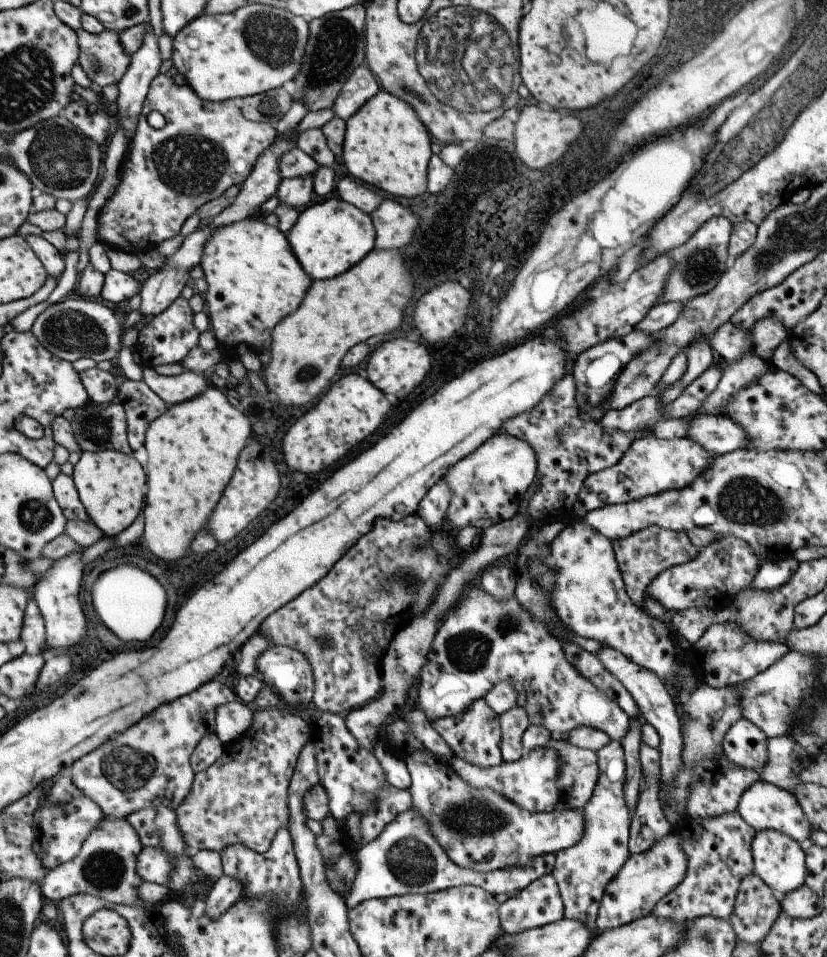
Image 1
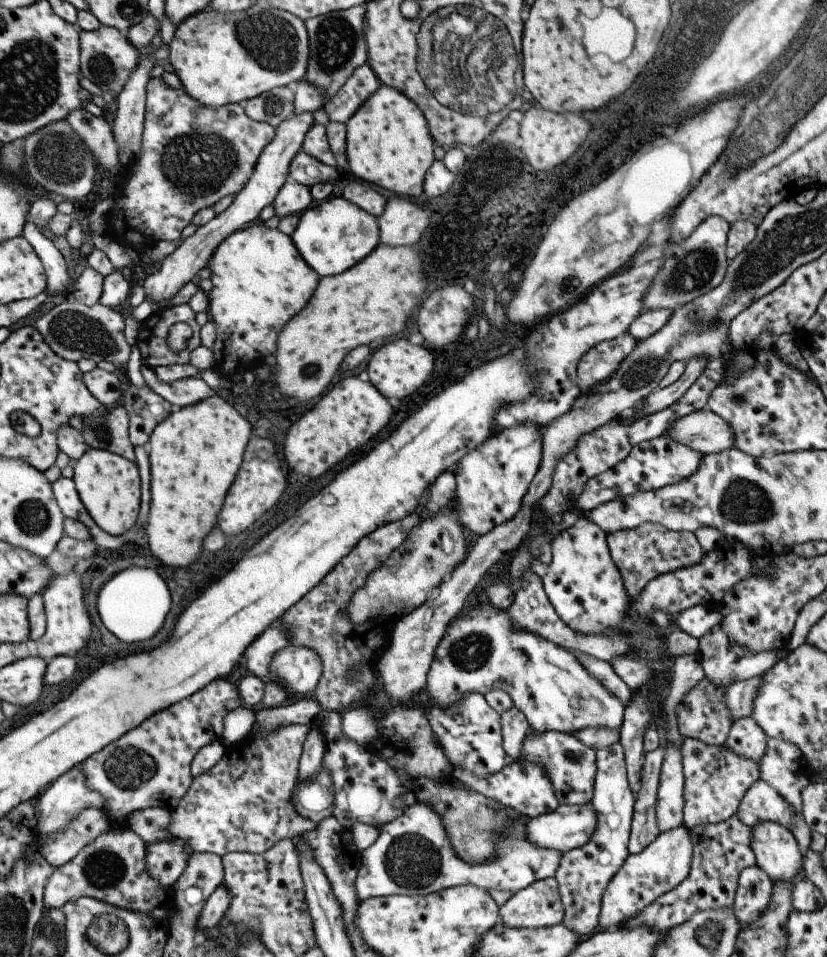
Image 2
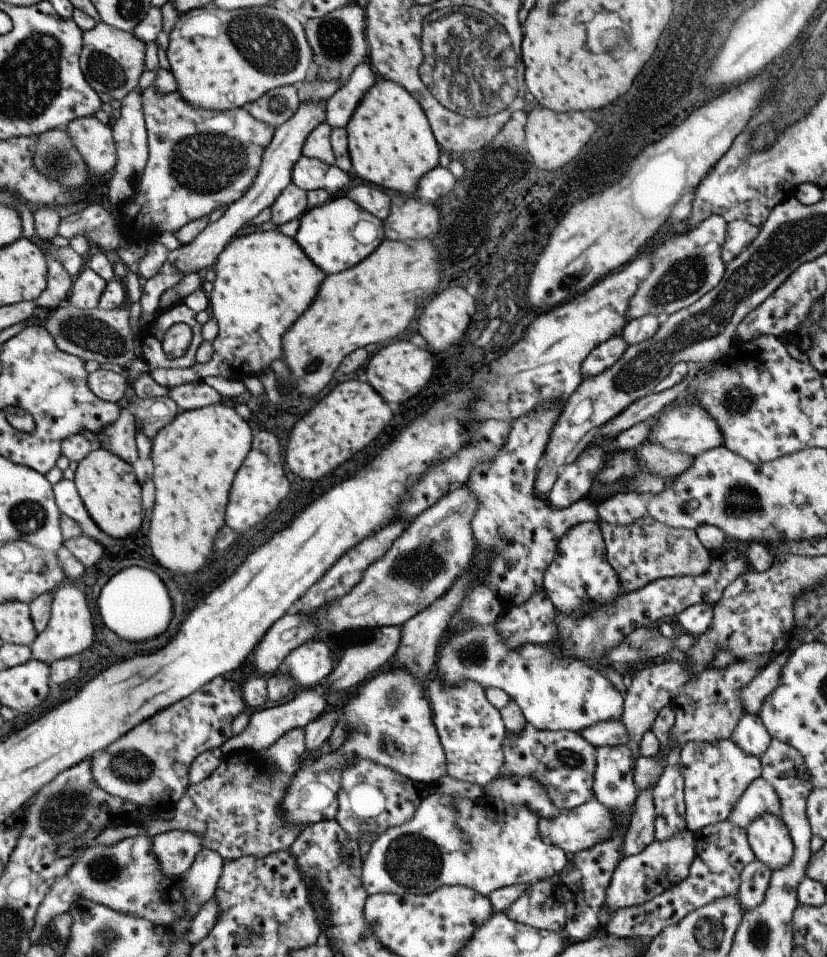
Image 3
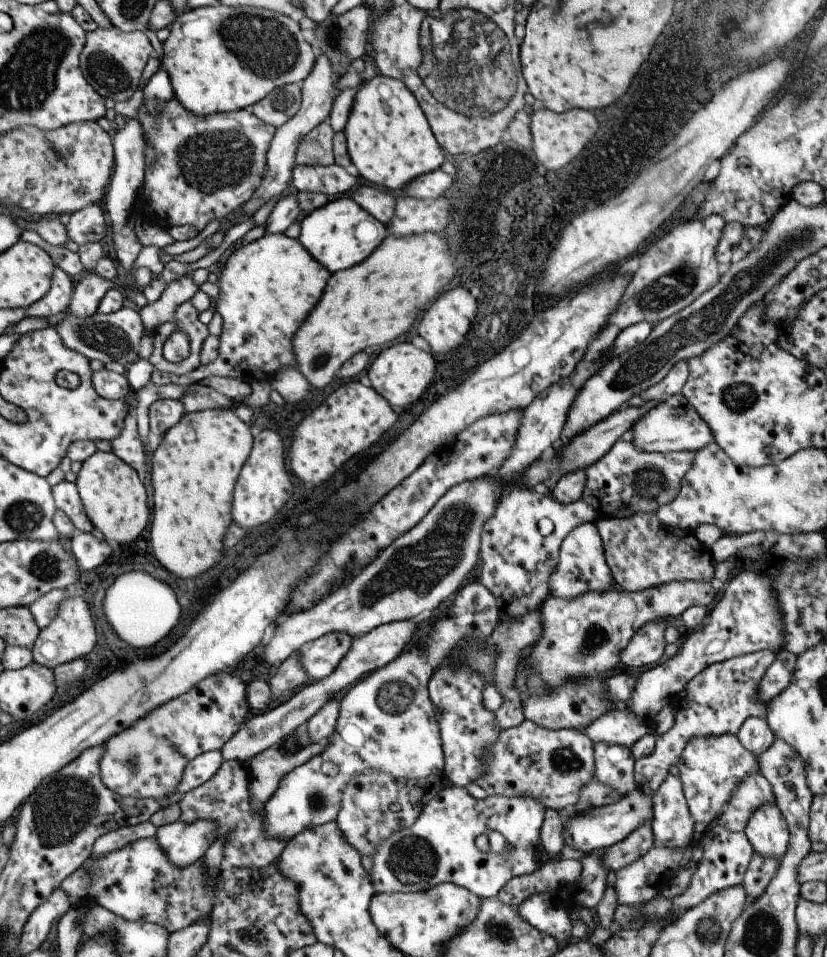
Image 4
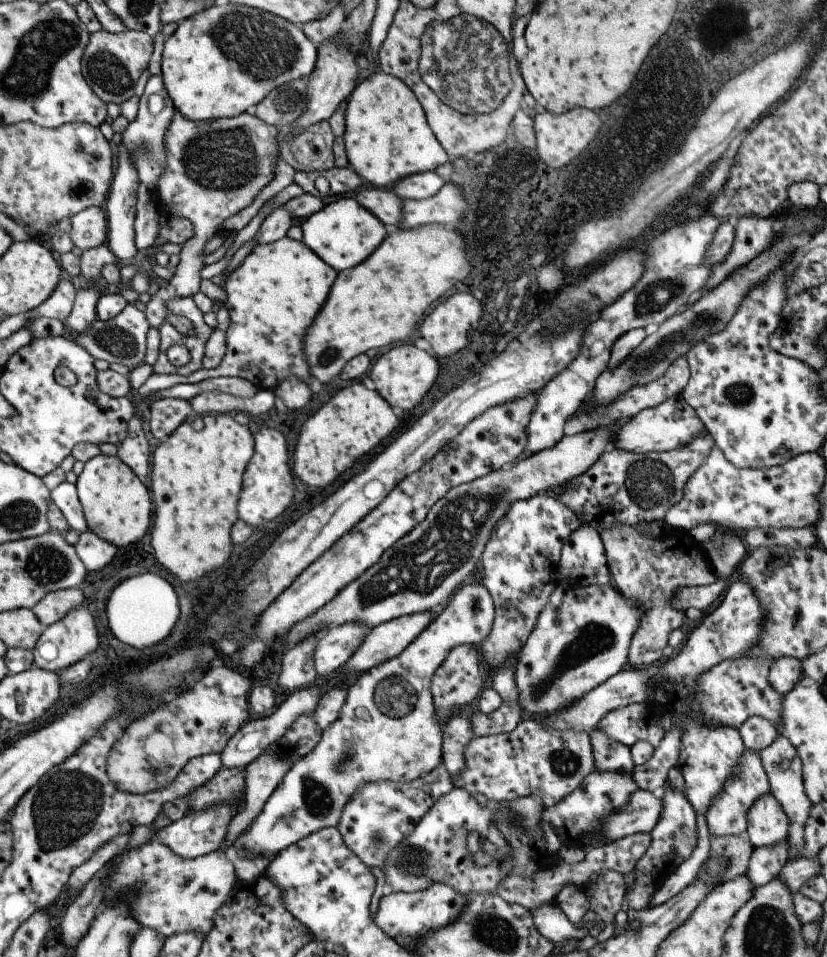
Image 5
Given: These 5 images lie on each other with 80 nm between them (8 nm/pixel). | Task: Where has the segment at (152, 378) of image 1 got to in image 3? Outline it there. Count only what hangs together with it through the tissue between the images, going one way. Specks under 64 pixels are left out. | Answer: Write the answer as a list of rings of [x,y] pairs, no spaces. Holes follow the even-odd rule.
[[[203,380],[173,386],[169,388],[165,397],[173,400],[180,411],[196,410],[203,406],[221,403],[221,396]]]

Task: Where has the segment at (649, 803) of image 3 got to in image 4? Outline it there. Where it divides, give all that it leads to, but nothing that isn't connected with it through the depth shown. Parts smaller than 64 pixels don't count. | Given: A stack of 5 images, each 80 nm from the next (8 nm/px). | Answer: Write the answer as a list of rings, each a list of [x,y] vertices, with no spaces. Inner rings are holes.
[[[649,822],[639,824],[633,832],[627,834],[623,841],[603,850],[603,862],[611,873],[615,873],[619,868],[635,862],[639,856],[643,856],[649,848],[653,846],[652,831]]]

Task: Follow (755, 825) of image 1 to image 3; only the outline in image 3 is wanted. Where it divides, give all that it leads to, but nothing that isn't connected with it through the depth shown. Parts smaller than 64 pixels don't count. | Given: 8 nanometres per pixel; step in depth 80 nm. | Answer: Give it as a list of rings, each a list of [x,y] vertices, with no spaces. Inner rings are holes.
[[[760,777],[753,780],[747,789],[739,796],[735,806],[731,808],[731,814],[727,816],[733,826],[746,829],[755,818],[771,814],[771,816],[781,816],[781,804],[775,794],[775,790]]]

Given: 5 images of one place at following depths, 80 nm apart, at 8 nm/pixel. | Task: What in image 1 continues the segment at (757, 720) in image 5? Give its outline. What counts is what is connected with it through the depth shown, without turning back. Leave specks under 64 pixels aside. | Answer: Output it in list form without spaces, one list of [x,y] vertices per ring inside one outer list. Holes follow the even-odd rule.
[[[743,717],[729,726],[721,742],[722,754],[735,766],[745,770],[763,767],[767,760],[767,738],[765,734]]]

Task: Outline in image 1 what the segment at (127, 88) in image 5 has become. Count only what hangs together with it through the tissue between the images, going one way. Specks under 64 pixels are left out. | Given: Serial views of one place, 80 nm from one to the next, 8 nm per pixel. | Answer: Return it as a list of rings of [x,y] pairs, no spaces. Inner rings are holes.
[[[108,30],[101,34],[75,31],[78,44],[78,64],[93,84],[103,88],[117,84],[123,76],[130,56],[127,56],[117,40],[117,35]]]

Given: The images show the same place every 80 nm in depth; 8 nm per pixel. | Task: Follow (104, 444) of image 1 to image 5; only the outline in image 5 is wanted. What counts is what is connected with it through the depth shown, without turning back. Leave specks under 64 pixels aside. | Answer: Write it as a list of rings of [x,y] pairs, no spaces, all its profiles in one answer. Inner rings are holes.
[[[138,416],[132,417],[127,422],[126,438],[123,438],[117,446],[116,457],[123,462],[132,472],[147,486],[149,490],[149,450],[147,440],[141,429]]]

